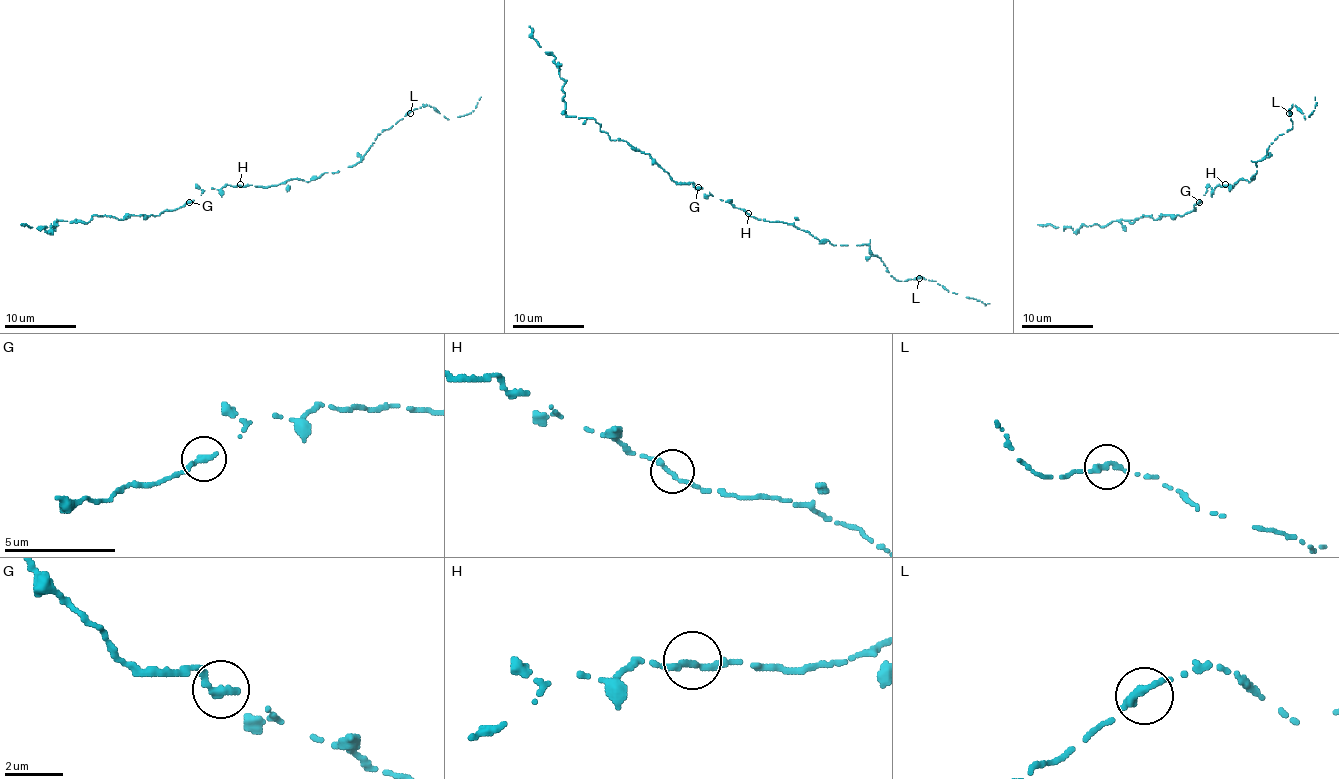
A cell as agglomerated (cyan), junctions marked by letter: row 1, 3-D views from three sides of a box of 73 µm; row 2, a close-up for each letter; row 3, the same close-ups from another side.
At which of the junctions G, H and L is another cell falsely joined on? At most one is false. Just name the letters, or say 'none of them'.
none of them

